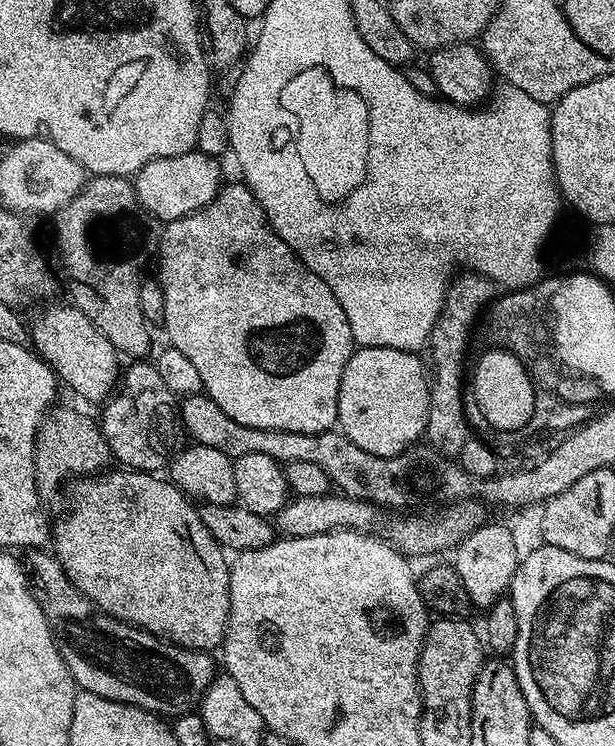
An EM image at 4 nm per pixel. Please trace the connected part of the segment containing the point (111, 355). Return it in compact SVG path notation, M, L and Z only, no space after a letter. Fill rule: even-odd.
M71 303L52 306L38 313L32 322L30 320L30 340L55 372L57 381L63 387L65 384L74 395L100 406L117 391L122 363L116 347L105 338L102 330L98 330L98 326L94 326L94 322L90 322L90 318L86 318L86 314L82 314L82 310Z

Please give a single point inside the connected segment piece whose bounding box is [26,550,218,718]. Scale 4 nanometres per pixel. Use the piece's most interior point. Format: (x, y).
(112, 658)

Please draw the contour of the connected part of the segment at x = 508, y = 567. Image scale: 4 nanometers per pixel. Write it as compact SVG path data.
M486 522L478 530L474 530L462 543L454 549L454 567L458 578L462 578L462 586L466 586L466 594L478 609L487 610L494 602L505 599L512 587L512 579L516 573L518 555L516 556L516 536L504 524Z

